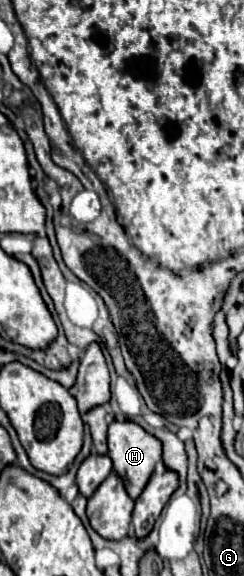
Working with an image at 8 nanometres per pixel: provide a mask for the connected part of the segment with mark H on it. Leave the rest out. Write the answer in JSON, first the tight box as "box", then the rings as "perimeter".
{"box":[108,420,162,500],"perimeter":[[[130,420],[112,422],[108,428],[108,456],[112,458],[114,472],[122,478],[126,492],[130,494],[132,500],[136,500],[142,494],[144,486],[148,484],[156,464],[162,460],[162,442]]]}

